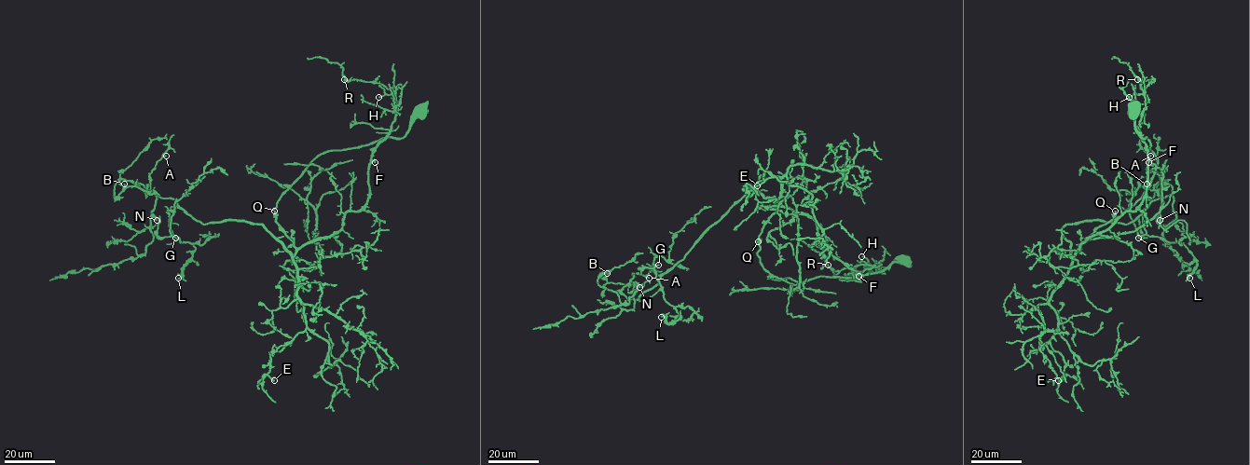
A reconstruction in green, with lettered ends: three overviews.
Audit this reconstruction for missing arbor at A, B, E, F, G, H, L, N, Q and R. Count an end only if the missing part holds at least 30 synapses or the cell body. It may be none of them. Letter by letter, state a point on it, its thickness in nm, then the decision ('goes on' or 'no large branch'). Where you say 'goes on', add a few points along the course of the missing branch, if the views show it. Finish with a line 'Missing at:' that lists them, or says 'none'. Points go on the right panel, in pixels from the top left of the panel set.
A: place (1150, 156); calibre 220 nm; no large branch
B: place (1146, 184); calibre 280 nm; no large branch
E: place (1058, 380); calibre 180 nm; no large branch
F: place (1148, 162); calibre 100 nm; no large branch
G: place (1138, 238); calibre 220 nm; goes on; course (1138, 238), (1142, 249), (1158, 260), (1160, 268), (1161, 258)
H: place (1129, 97); calibre 170 nm; no large branch
L: place (1189, 278); calibre 140 nm; no large branch
N: place (1160, 220); calibre 130 nm; no large branch
Q: place (1115, 211); calibre 170 nm; no large branch
R: place (1137, 79); calibre 140 nm; no large branch
Missing at: G

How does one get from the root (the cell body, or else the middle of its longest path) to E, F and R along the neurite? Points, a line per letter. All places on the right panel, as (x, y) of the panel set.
E: (1133, 110), (1157, 168), (1143, 195), (1084, 241), (1051, 294), (1057, 328), (1050, 343), (1064, 363), (1058, 380)
F: (1133, 110), (1134, 129), (1149, 141), (1158, 160), (1156, 171), (1135, 202), (1079, 248), (1139, 206), (1148, 162)
R: (1133, 110), (1156, 171), (1135, 202), (1079, 248), (1145, 194), (1139, 121), (1153, 80), (1137, 79)

